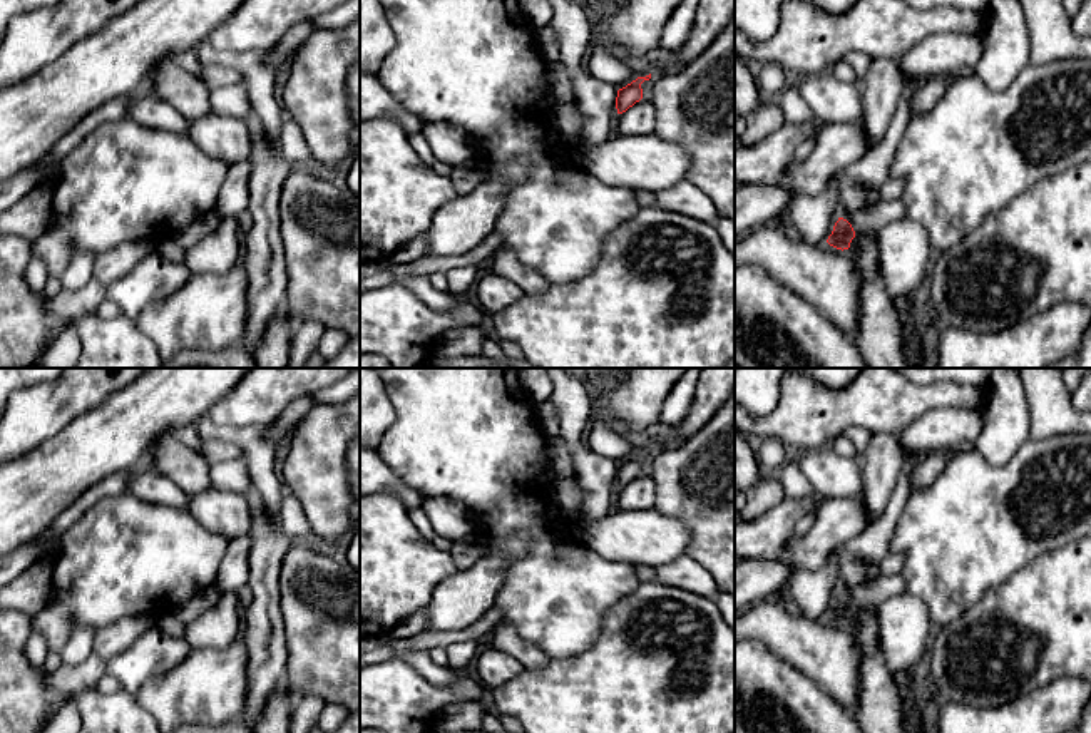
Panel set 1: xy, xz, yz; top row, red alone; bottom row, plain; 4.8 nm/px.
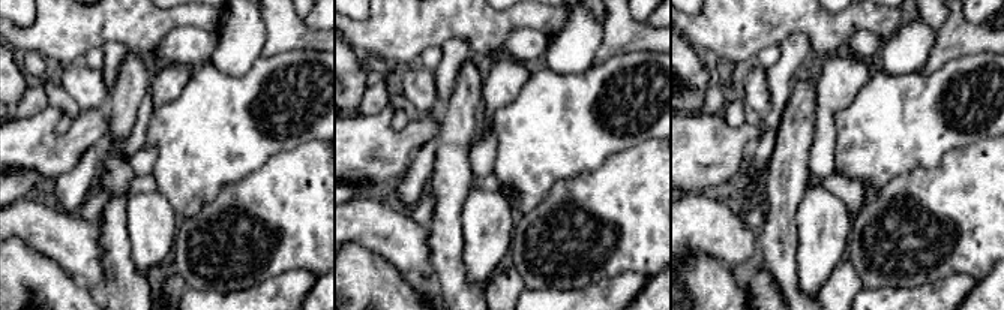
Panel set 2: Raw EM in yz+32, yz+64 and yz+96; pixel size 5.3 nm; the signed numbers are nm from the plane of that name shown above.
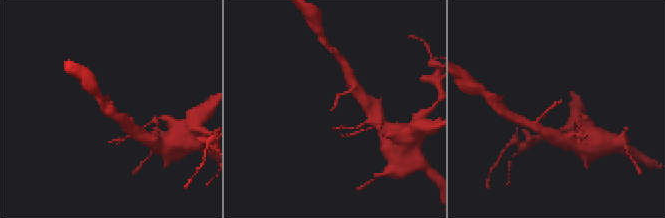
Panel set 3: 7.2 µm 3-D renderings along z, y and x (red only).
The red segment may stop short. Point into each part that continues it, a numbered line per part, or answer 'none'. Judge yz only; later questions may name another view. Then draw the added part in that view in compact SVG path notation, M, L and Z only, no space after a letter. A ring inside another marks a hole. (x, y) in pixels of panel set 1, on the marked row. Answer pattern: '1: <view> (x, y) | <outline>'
1: yz (874, 218) | M902 199L880 201L877 206L860 209L853 216L847 218L855 233L877 233L882 226L890 221L905 218L905 206Z

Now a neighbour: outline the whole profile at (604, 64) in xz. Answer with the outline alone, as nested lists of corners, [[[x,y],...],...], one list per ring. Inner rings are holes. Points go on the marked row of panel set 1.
[[[599,45],[589,50],[587,72],[617,90],[638,79],[619,54]]]

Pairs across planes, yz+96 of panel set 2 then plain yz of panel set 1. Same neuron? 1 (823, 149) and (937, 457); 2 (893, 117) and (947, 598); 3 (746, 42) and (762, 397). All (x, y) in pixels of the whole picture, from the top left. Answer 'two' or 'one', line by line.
1: one
2: one
3: two

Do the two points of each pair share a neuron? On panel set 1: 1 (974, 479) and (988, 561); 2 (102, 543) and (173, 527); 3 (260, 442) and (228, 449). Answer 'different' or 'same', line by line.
1: same
2: same
3: different

